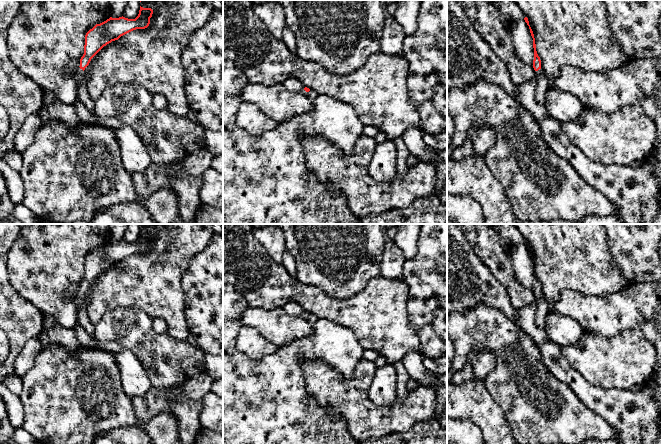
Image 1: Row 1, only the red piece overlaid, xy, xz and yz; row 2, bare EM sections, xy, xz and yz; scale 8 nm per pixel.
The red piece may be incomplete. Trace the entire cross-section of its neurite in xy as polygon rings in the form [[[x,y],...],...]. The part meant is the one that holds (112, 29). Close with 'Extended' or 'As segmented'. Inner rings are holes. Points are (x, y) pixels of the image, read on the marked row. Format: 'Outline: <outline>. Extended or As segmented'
Outline: [[[140,6],[139,14],[135,19],[125,17],[112,18],[96,24],[85,35],[84,54],[80,59],[80,68],[75,74],[77,85],[79,86],[84,70],[89,65],[91,59],[107,44],[118,40],[121,36],[136,30],[145,29],[150,24],[153,10]]]. Extended

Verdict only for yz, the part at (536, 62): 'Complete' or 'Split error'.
Split error

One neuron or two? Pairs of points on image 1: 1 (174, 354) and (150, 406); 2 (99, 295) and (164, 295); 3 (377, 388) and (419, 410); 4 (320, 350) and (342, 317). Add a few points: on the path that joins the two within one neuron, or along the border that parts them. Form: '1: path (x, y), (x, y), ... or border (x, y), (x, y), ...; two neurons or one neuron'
1: border (181, 383), (166, 388), (153, 387); two neurons
2: path (115, 295), (148, 295); one neuron
3: border (397, 398), (391, 404), (375, 404), (373, 402); two neurons
4: border (319, 318), (328, 318), (347, 327), (356, 338); two neurons

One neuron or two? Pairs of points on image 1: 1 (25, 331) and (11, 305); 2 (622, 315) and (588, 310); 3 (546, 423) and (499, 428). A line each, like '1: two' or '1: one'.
1: one
2: one
3: two

